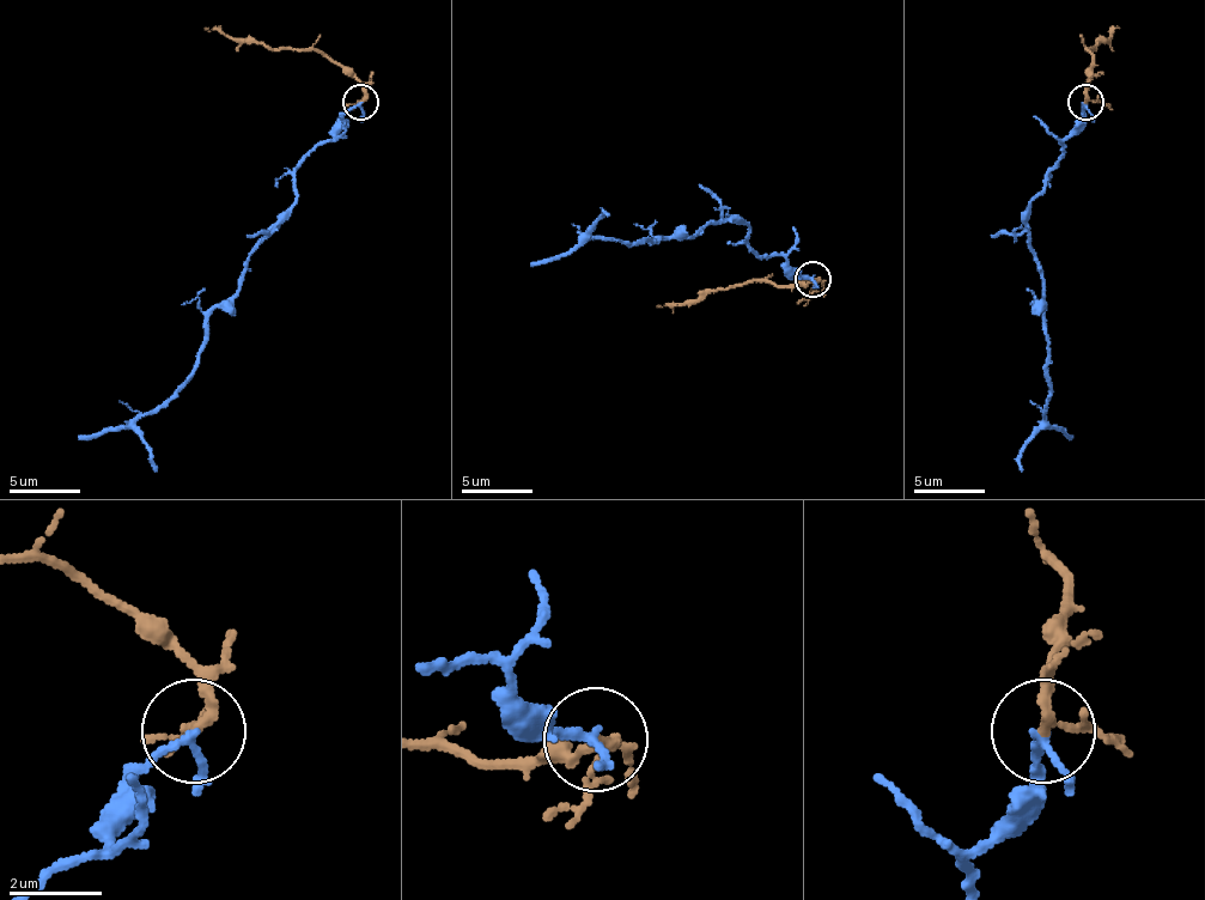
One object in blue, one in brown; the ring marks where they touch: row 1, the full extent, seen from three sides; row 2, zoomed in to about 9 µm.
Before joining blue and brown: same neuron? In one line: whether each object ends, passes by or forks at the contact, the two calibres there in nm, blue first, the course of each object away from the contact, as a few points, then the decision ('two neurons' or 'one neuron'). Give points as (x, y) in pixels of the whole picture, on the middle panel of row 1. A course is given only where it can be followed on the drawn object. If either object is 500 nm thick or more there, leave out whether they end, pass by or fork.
blue passes by; brown forks there; 140 nm thick on the blue side, 140 nm on the other; blue runs (814, 278), (753, 249), (743, 222), (711, 222), (693, 235), (651, 242), (583, 238), (530, 267); brown runs (814, 278), (792, 285), (767, 281), (722, 289), (657, 306); one neuron

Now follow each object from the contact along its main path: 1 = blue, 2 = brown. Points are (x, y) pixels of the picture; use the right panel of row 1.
1: (1084, 103), (1028, 213), (1028, 245), (1038, 259), (1045, 316), (1045, 419), (1073, 437)
2: (1084, 103), (1091, 67), (1088, 50), (1095, 50), (1113, 29)

